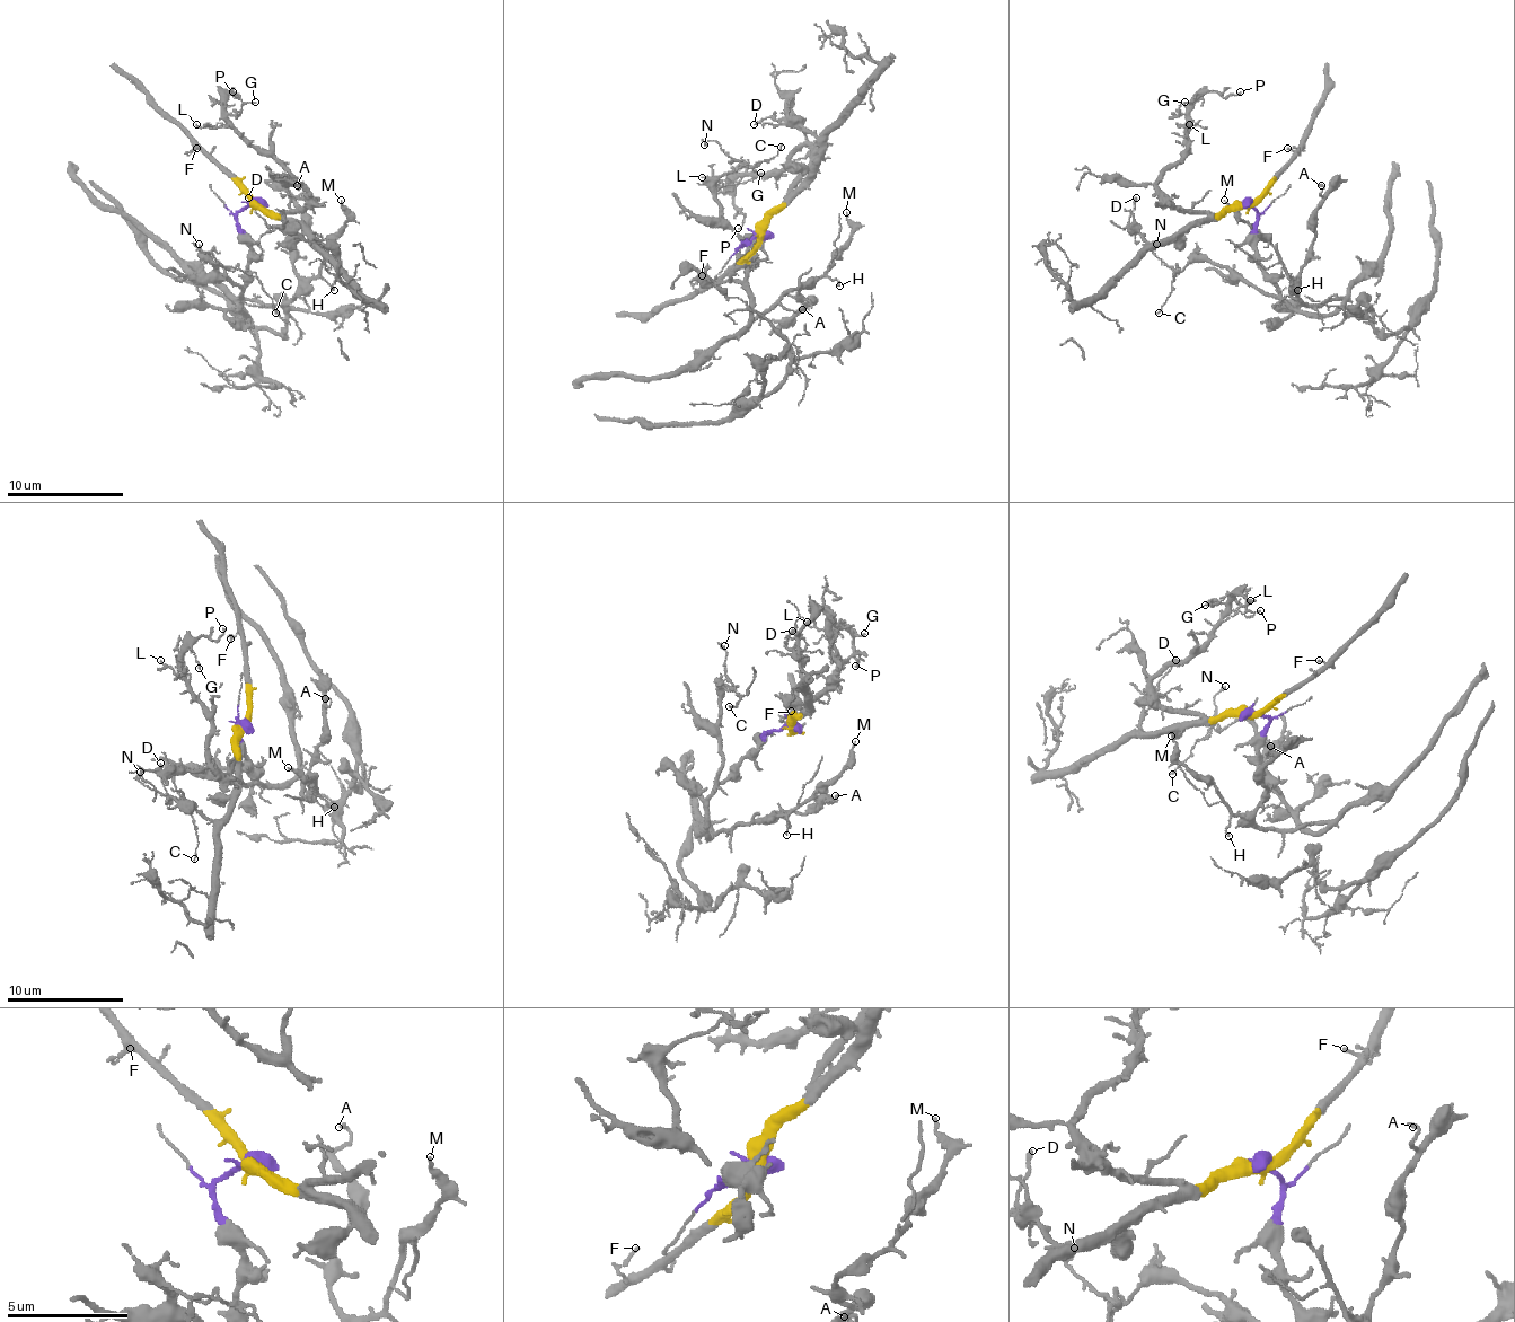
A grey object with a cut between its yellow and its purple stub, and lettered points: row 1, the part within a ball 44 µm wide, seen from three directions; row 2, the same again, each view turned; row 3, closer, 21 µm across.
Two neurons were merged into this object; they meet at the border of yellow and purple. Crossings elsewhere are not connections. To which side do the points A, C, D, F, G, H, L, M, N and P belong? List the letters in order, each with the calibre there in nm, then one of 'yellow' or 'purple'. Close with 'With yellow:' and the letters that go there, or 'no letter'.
A: calibre 120 nm; purple
C: calibre 90 nm; purple
D: calibre 140 nm; yellow
F: calibre 120 nm; yellow
G: calibre 100 nm; yellow
H: calibre 100 nm; purple
L: calibre 110 nm; yellow
M: calibre 130 nm; purple
N: calibre 140 nm; purple
P: calibre 100 nm; yellow
With yellow: D, F, G, L, P

